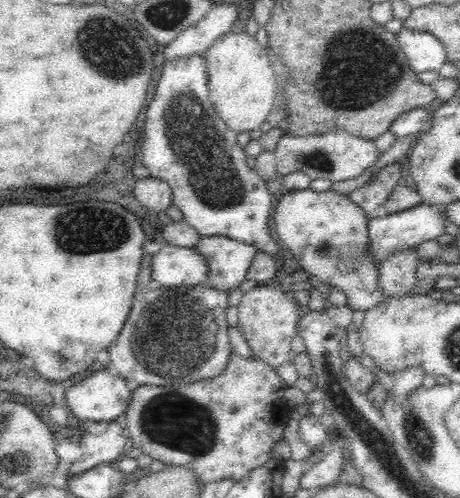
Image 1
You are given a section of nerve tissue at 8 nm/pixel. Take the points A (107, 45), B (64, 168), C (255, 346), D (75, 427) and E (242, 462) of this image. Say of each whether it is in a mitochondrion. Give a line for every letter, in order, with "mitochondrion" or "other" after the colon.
A: mitochondrion
B: other
C: other
D: other
E: other

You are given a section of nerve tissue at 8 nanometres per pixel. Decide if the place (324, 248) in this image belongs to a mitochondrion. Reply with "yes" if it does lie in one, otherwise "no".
yes

